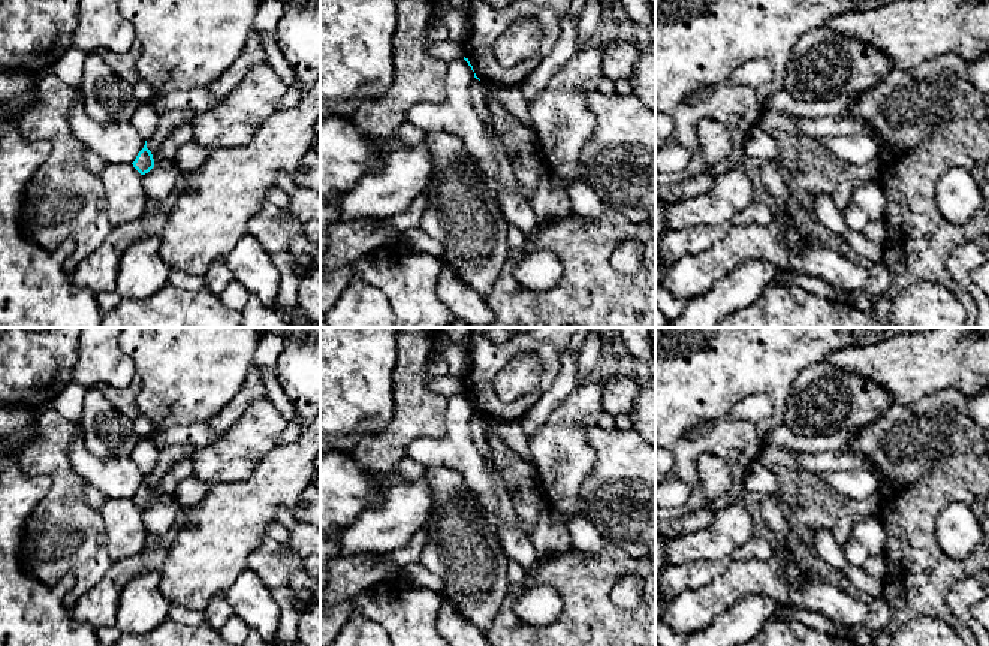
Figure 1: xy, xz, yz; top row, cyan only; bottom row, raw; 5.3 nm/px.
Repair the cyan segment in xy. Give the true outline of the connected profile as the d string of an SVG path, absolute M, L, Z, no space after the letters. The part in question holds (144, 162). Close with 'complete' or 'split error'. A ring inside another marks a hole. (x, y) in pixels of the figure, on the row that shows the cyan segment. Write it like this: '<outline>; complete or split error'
M171 109L159 114L159 126L154 135L145 141L144 148L138 153L133 167L141 173L148 173L153 167L166 162L162 154L162 142L183 124L192 124L196 112L187 109Z; split error

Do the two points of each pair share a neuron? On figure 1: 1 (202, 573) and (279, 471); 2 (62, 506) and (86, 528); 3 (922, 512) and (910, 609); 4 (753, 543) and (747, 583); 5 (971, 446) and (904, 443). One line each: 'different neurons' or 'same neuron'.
1: same neuron
2: same neuron
3: same neuron
4: different neurons
5: same neuron

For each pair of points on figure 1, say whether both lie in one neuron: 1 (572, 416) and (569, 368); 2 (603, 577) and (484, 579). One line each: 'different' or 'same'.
1: different
2: different

